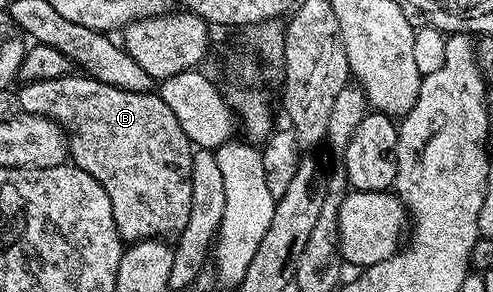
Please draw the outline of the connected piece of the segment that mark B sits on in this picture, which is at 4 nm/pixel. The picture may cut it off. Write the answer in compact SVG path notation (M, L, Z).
M86 74L49 78L45 82L23 84L18 89L19 104L29 114L38 114L57 122L67 134L70 163L85 170L109 194L113 222L119 239L124 242L175 238L189 222L193 202L191 157L193 145L178 125L177 117L154 91L130 92L109 86Z

